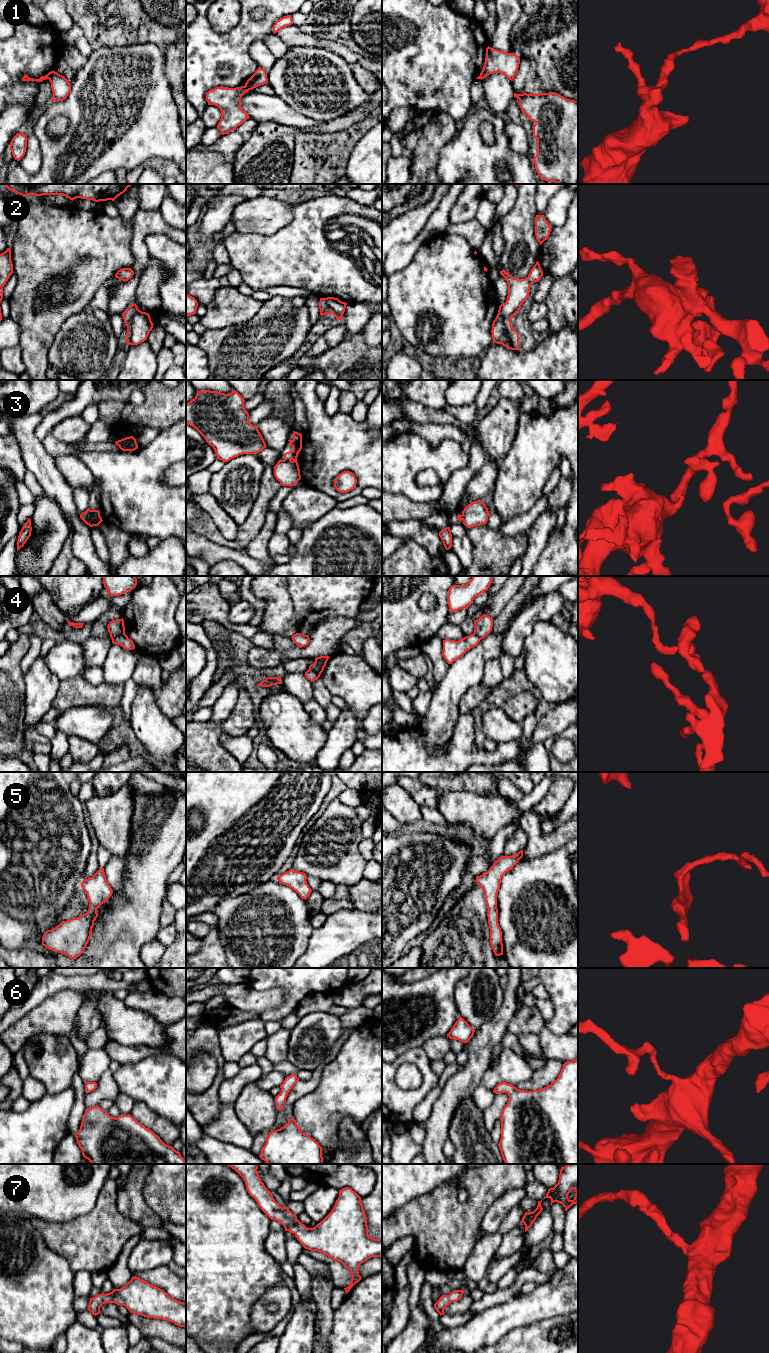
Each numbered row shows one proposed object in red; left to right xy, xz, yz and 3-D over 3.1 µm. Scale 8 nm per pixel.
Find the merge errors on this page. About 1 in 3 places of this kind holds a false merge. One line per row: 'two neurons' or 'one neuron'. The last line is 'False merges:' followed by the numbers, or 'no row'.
1: two neurons
2: two neurons
3: two neurons
4: two neurons
5: one neuron
6: one neuron
7: one neuron
False merges: 1, 2, 3, 4

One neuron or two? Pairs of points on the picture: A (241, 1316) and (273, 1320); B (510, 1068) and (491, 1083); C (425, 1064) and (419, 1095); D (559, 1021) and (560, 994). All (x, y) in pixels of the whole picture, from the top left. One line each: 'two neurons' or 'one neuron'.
A: two neurons
B: one neuron
C: one neuron
D: one neuron

